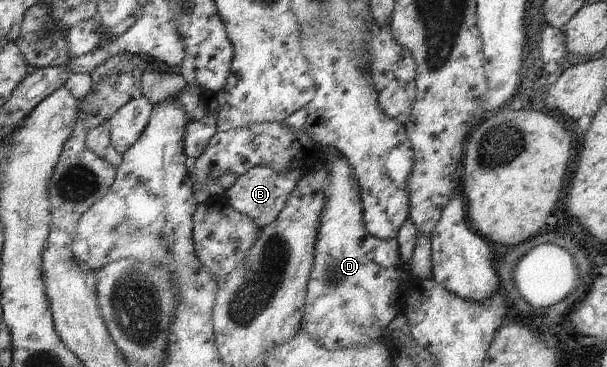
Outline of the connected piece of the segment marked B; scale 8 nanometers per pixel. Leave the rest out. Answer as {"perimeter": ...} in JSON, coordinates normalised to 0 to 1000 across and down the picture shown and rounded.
{"perimeter":[[[437,450],[417,455],[389,485],[389,501],[372,520],[372,545],[384,572],[409,589],[425,627],[430,627],[435,616],[455,602],[461,575],[473,561],[473,548],[489,512],[504,460],[507,460],[507,450],[499,463],[483,458],[474,469],[451,469],[448,458],[440,458]]]}

